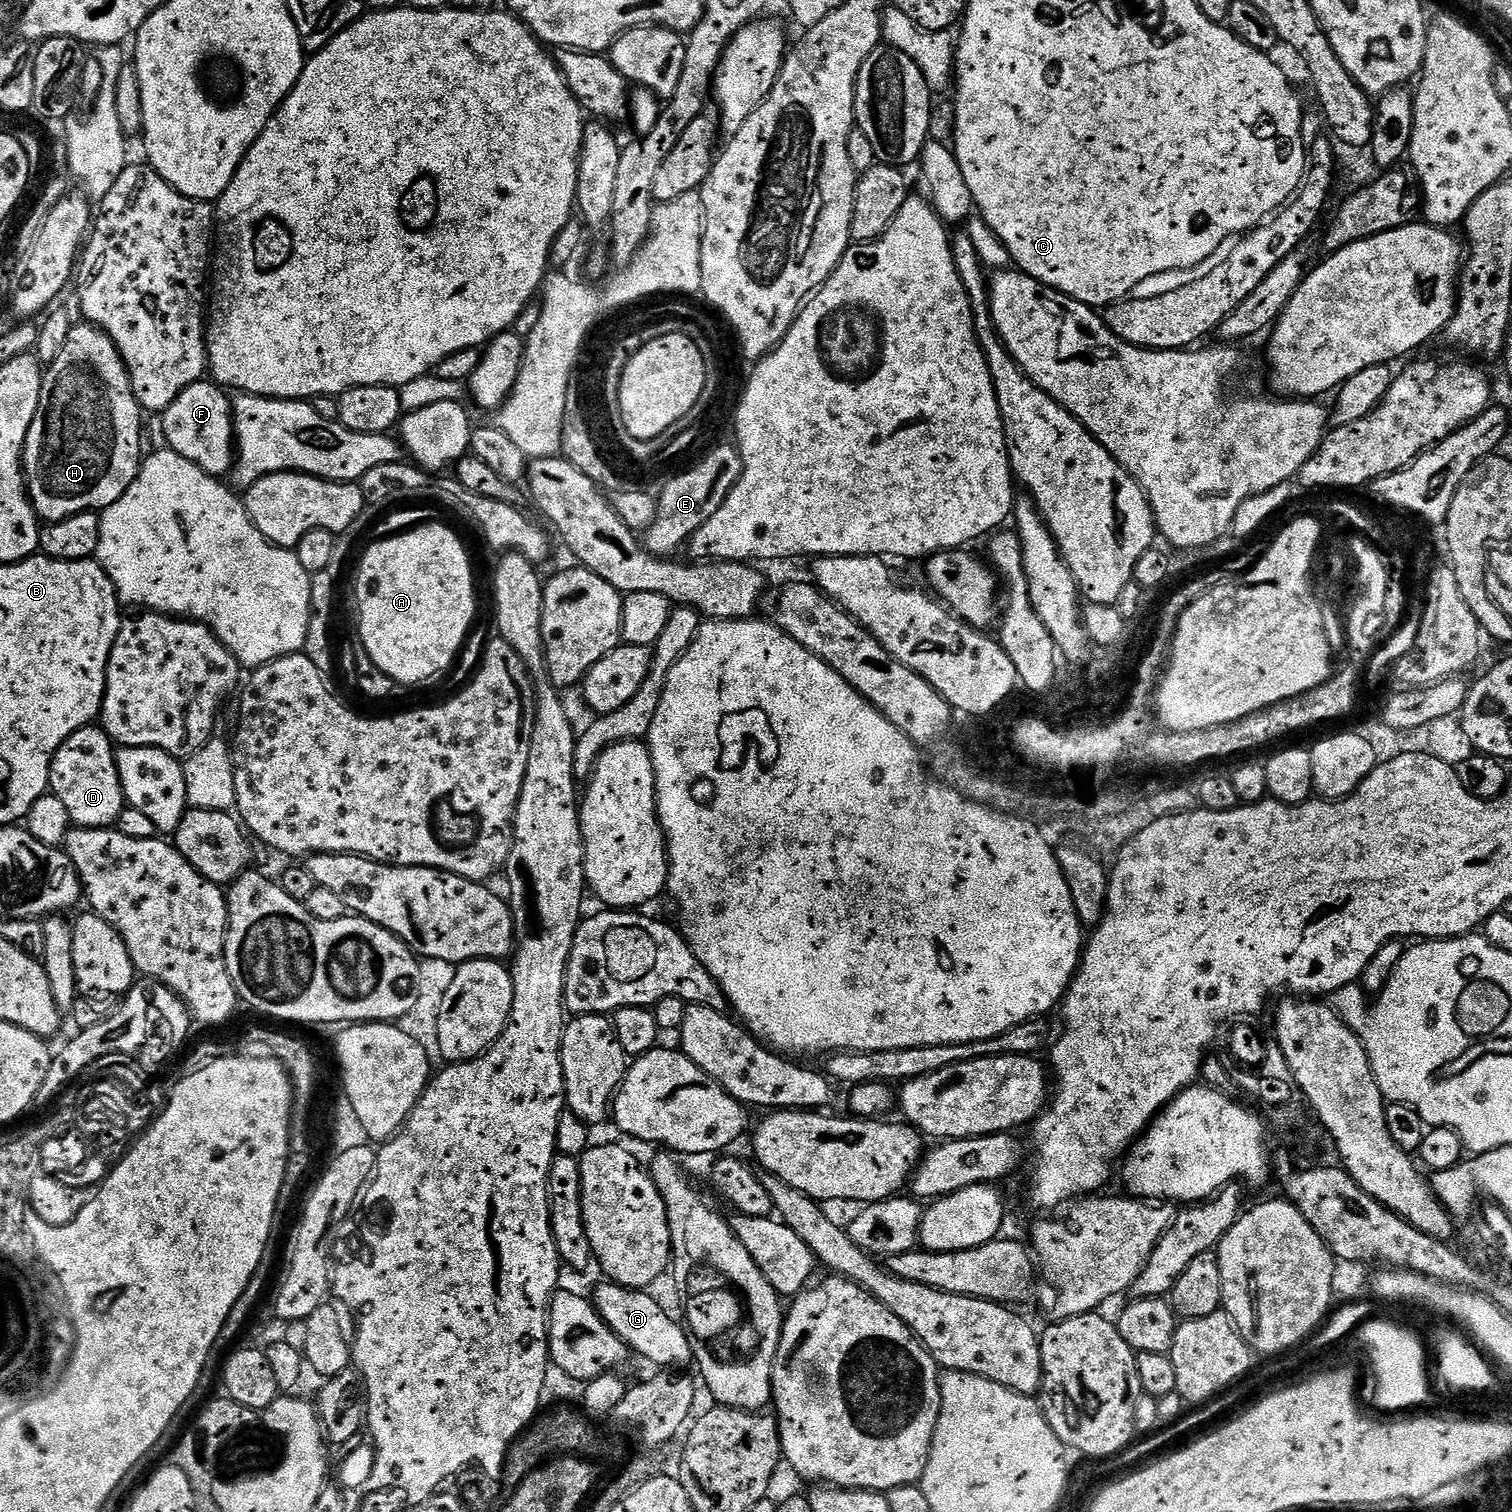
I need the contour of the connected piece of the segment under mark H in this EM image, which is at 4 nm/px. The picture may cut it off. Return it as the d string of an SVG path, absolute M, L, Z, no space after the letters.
M87 322L77 323L70 330L62 350L58 350L58 358L47 365L38 410L24 443L24 485L29 502L41 521L65 520L79 512L99 513L126 494L142 463L140 416L142 409L130 386L128 368L114 342L104 329Z

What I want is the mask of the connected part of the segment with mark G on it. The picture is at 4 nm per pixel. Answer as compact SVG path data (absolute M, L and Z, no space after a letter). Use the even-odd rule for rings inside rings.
M603 1282L596 1288L594 1305L597 1314L606 1322L623 1344L628 1345L633 1353L645 1356L652 1364L664 1370L676 1370L679 1364L693 1363L691 1339L683 1327L666 1318L658 1303L654 1302L646 1290L639 1288L624 1288L613 1282Z

